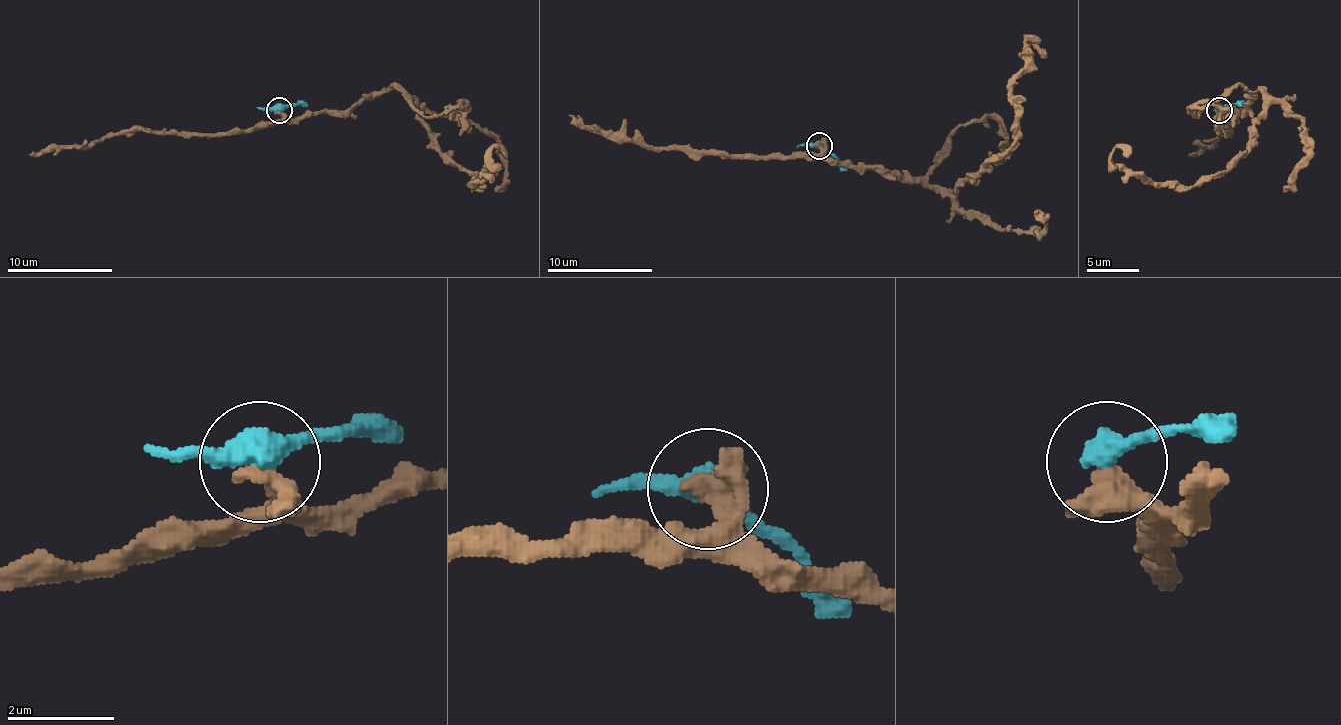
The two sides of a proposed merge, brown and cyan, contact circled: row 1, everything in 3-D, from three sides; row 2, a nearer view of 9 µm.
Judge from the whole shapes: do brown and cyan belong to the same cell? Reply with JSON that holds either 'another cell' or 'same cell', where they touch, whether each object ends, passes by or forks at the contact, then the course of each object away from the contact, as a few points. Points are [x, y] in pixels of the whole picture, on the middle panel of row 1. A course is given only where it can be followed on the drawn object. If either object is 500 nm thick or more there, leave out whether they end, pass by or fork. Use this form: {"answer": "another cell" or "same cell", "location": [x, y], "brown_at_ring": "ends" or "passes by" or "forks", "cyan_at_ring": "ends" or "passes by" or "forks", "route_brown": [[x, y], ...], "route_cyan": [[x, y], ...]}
{"answer": "another cell", "location": [819, 145], "brown_at_ring": "ends", "cyan_at_ring": "passes by", "route_brown": [[820, 146], [833, 159], [951, 191], [1014, 141], [1011, 80], [1024, 67], [1027, 38], [1045, 54]], "route_cyan": [[820, 146], [846, 170]]}

